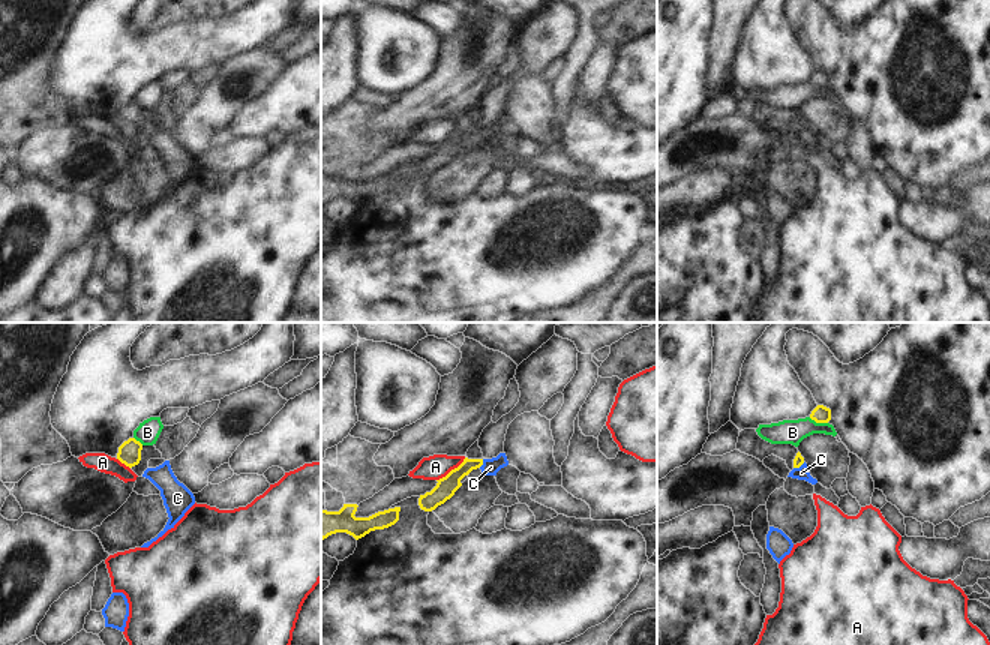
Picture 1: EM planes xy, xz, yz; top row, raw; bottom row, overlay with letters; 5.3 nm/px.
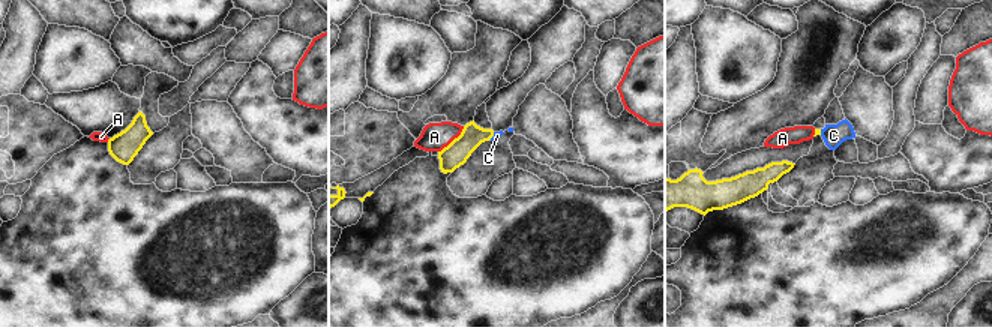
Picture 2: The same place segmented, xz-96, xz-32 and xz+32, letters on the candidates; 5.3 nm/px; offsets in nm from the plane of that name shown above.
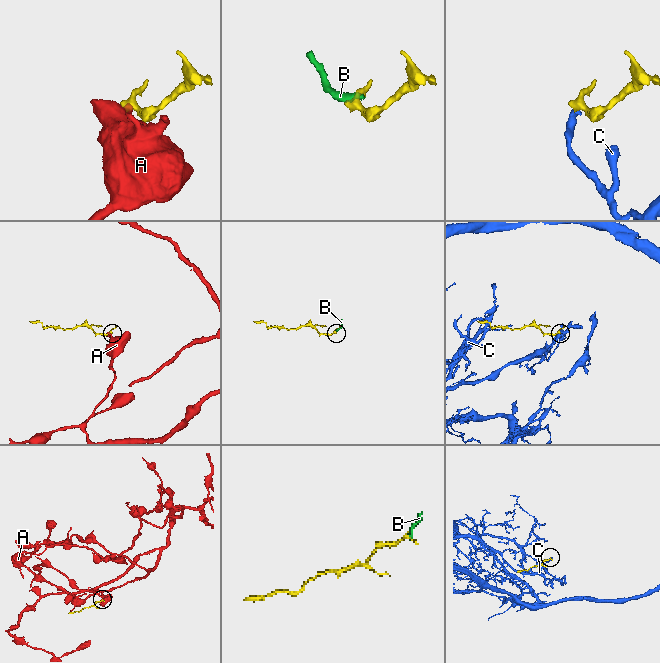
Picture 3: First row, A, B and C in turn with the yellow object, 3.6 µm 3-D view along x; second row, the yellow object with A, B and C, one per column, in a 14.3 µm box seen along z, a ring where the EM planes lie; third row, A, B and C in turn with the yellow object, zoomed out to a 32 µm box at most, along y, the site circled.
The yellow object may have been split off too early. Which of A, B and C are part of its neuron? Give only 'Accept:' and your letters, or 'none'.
Accept: none

